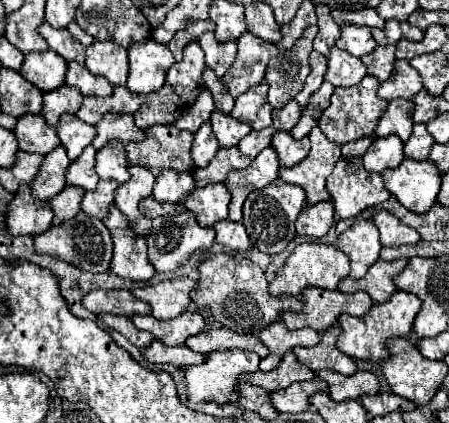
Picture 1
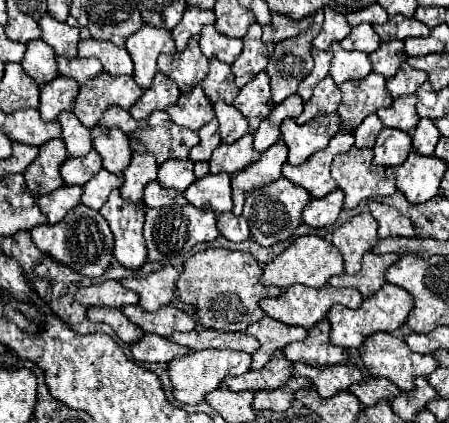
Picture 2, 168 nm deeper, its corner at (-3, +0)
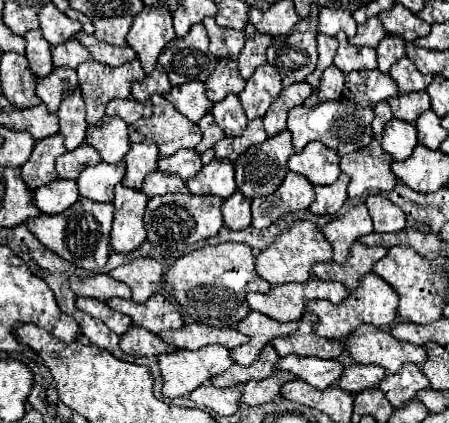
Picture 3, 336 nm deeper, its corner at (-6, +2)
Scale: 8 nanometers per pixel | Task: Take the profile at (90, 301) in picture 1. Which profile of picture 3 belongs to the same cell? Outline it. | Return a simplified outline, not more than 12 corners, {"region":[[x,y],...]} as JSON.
{"region":[[108,273],[80,279],[70,275],[70,289],[80,297],[106,301],[130,299],[130,289]]}

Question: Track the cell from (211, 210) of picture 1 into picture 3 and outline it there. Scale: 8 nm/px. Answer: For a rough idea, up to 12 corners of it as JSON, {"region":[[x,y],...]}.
{"region":[[212,159],[186,185],[194,195],[226,199],[236,191],[234,165]]}

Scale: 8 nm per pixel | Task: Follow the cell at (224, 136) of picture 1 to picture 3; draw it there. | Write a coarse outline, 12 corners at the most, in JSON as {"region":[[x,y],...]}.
{"region":[[238,95],[214,103],[212,115],[226,135],[246,129]]}

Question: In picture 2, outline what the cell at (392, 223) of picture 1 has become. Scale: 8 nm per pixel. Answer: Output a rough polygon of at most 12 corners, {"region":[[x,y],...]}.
{"region":[[369,201],[379,237],[415,237],[411,221],[395,207]]}

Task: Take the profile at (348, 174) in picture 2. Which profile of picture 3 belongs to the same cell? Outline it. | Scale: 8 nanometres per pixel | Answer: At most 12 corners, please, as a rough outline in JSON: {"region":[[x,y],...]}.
{"region":[[374,139],[340,159],[348,195],[388,193],[392,157]]}

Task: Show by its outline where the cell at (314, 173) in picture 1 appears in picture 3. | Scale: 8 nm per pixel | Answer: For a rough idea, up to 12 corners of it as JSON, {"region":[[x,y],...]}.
{"region":[[320,141],[292,153],[288,169],[312,185],[340,175],[340,157]]}

